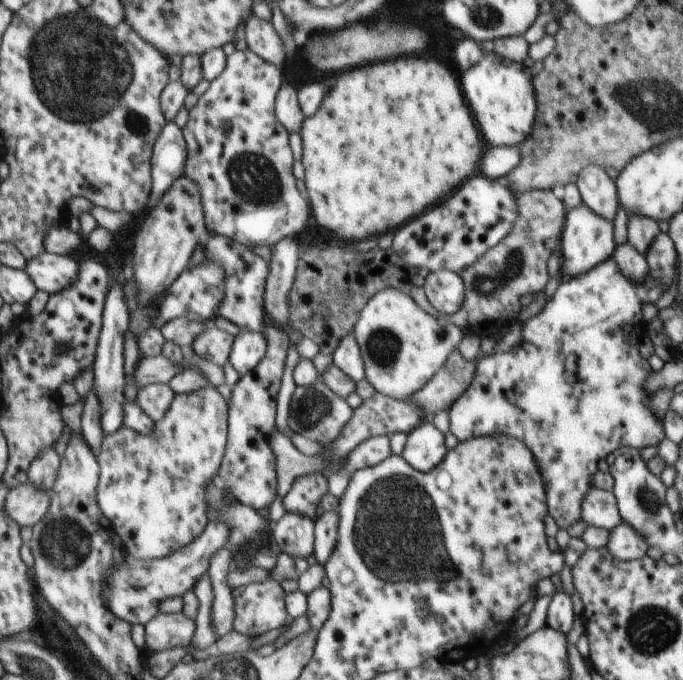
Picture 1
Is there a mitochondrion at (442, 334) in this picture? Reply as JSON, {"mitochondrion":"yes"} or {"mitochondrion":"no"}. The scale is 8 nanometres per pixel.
{"mitochondrion":"yes"}

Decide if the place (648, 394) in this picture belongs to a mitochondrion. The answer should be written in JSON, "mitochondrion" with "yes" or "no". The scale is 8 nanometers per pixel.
{"mitochondrion":"no"}

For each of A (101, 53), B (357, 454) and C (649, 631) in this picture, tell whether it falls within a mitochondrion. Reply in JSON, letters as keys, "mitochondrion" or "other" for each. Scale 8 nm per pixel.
{"A":"mitochondrion","B":"other","C":"mitochondrion"}

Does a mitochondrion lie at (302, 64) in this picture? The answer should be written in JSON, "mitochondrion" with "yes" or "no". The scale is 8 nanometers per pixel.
{"mitochondrion":"no"}

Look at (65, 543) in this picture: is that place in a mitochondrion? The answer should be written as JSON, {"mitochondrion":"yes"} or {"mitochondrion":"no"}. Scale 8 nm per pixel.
{"mitochondrion":"yes"}

